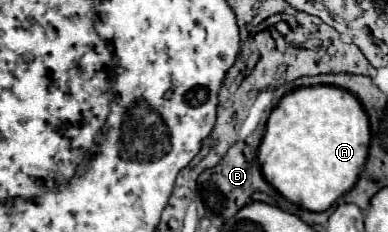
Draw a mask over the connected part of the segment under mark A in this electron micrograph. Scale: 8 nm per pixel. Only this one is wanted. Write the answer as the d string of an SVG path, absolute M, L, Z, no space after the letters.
M311 86L311 88L297 88L281 98L277 108L271 112L263 142L259 146L259 164L263 170L265 180L283 194L293 204L309 212L325 212L329 210L335 200L347 194L365 164L367 150L369 150L369 120L361 106L361 102L347 90L337 86Z

